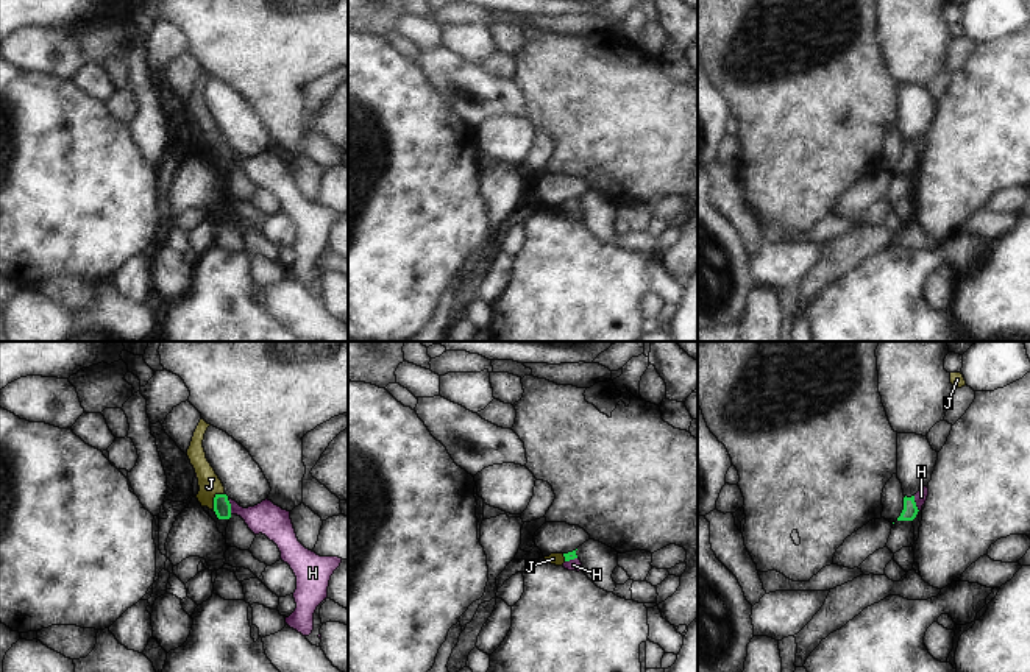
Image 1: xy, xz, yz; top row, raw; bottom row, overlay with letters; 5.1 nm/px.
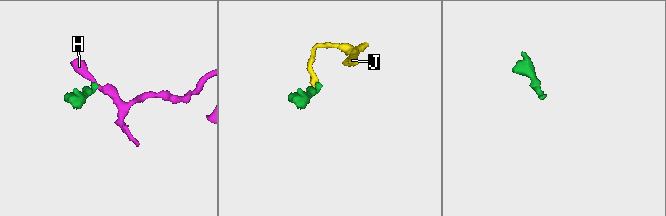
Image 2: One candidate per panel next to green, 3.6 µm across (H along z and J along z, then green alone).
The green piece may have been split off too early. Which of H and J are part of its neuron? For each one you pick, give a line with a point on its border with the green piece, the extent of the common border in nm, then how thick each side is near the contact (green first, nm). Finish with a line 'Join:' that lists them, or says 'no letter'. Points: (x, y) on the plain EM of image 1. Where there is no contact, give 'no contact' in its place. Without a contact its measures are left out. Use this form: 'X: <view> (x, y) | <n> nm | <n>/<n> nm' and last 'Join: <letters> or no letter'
J: xy (214, 150) | 110 nm | 90/120 nm
Join: J

